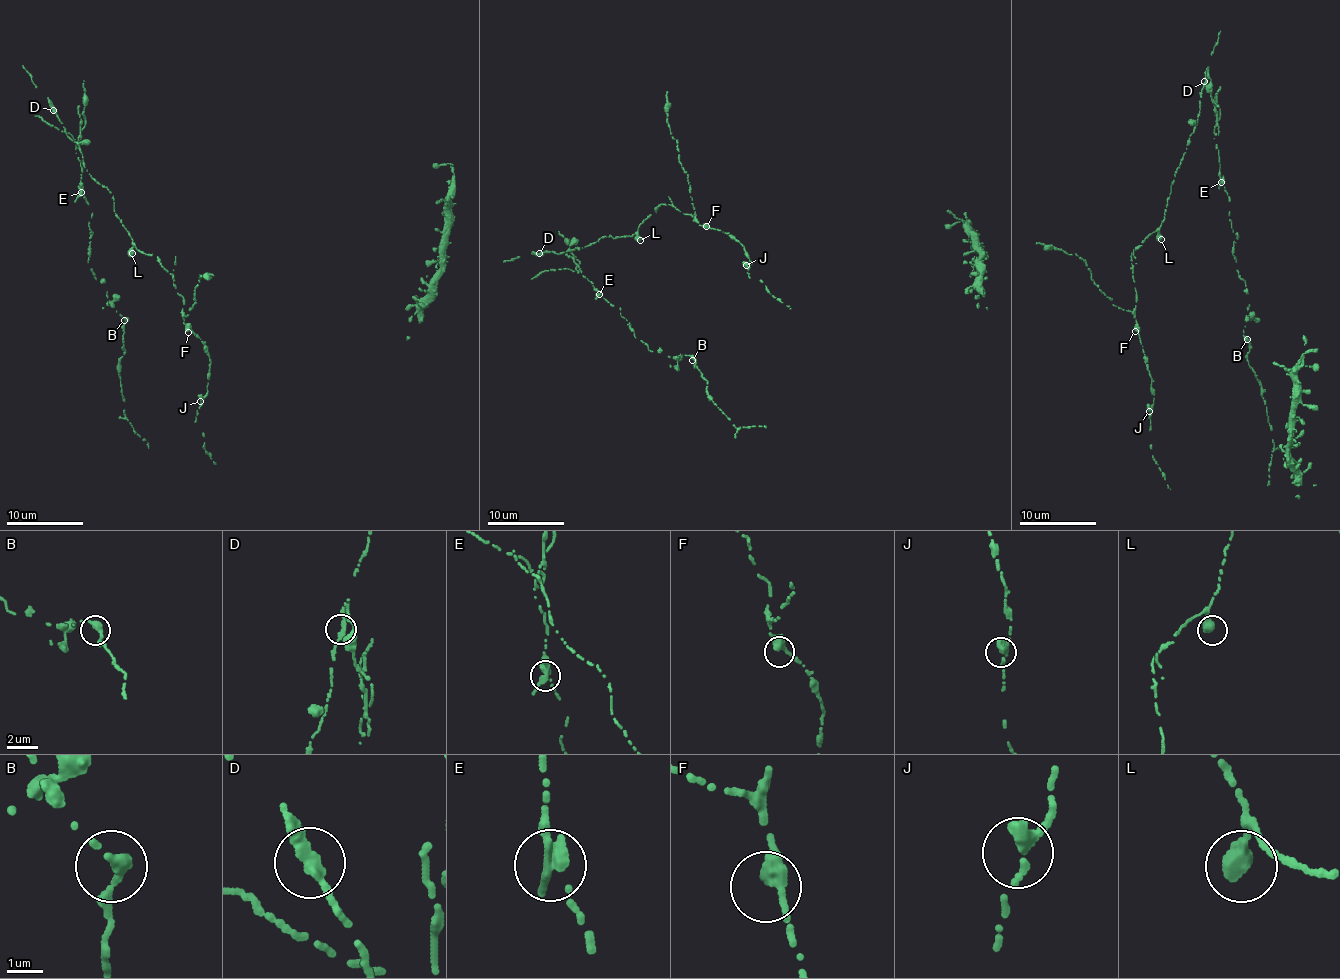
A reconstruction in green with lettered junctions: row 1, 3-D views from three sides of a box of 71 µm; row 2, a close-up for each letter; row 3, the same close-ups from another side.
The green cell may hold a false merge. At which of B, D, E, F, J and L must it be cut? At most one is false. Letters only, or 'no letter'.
no letter

